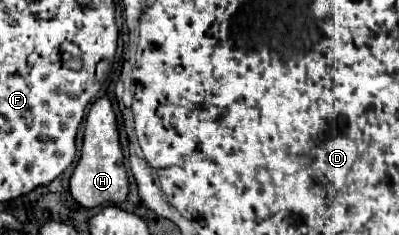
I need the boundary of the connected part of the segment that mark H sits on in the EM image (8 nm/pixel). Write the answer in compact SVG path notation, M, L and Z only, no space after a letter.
M109 97L97 99L89 109L89 115L83 127L83 149L69 181L69 193L81 207L87 207L87 209L103 207L105 203L119 205L127 201L129 177L123 165L123 151L119 143L117 121L115 121L115 113Z

